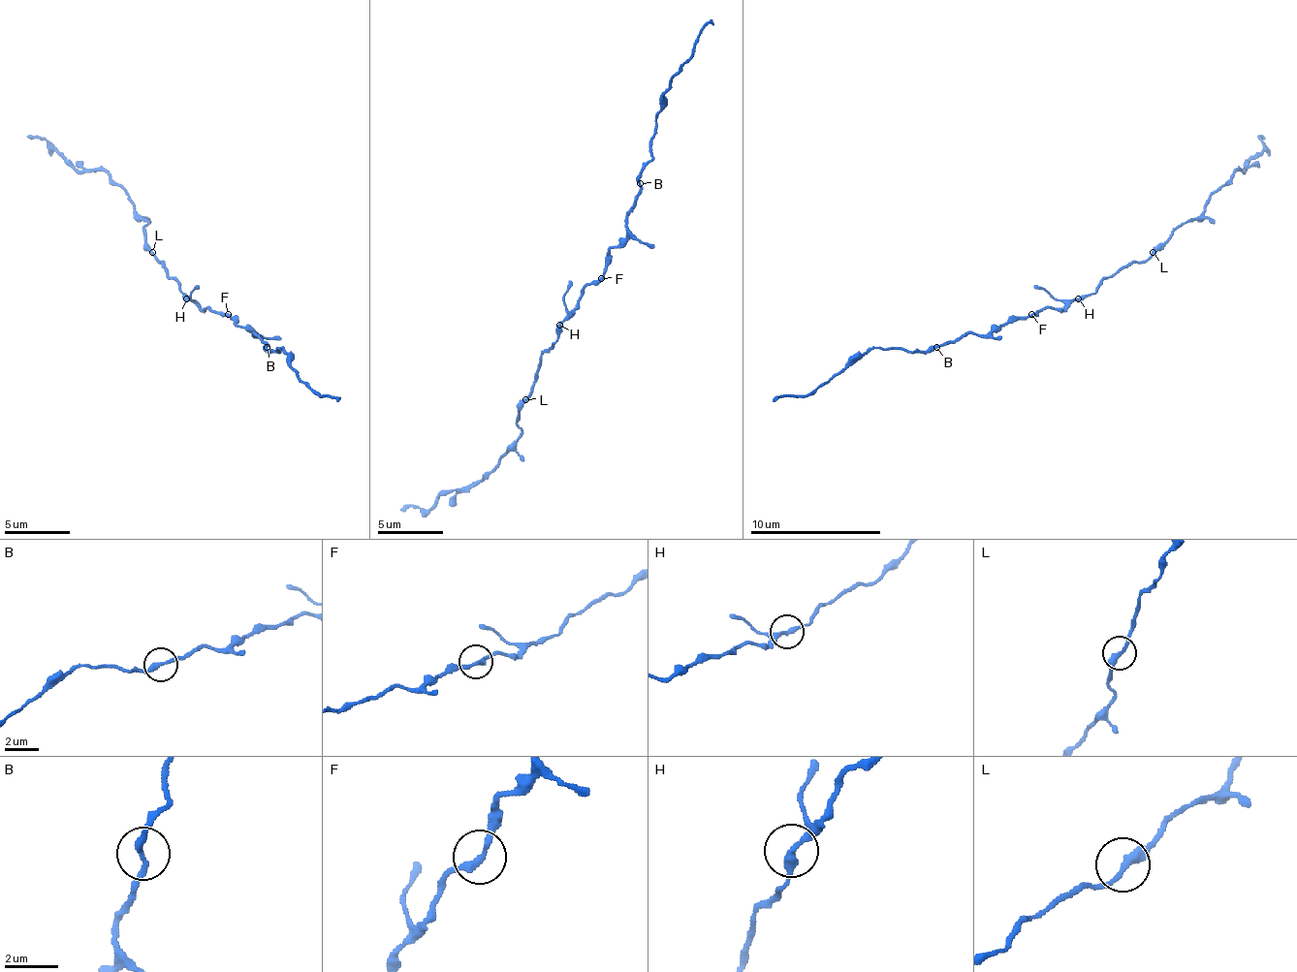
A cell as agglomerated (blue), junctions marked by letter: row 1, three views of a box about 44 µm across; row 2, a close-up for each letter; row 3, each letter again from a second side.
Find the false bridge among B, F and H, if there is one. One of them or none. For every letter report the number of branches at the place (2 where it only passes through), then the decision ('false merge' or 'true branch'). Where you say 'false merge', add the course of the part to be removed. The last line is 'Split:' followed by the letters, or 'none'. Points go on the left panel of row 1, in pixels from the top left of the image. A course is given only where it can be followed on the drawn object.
B: 2 | true branch
F: 2 | true branch
H: 2 | true branch
Split: none

